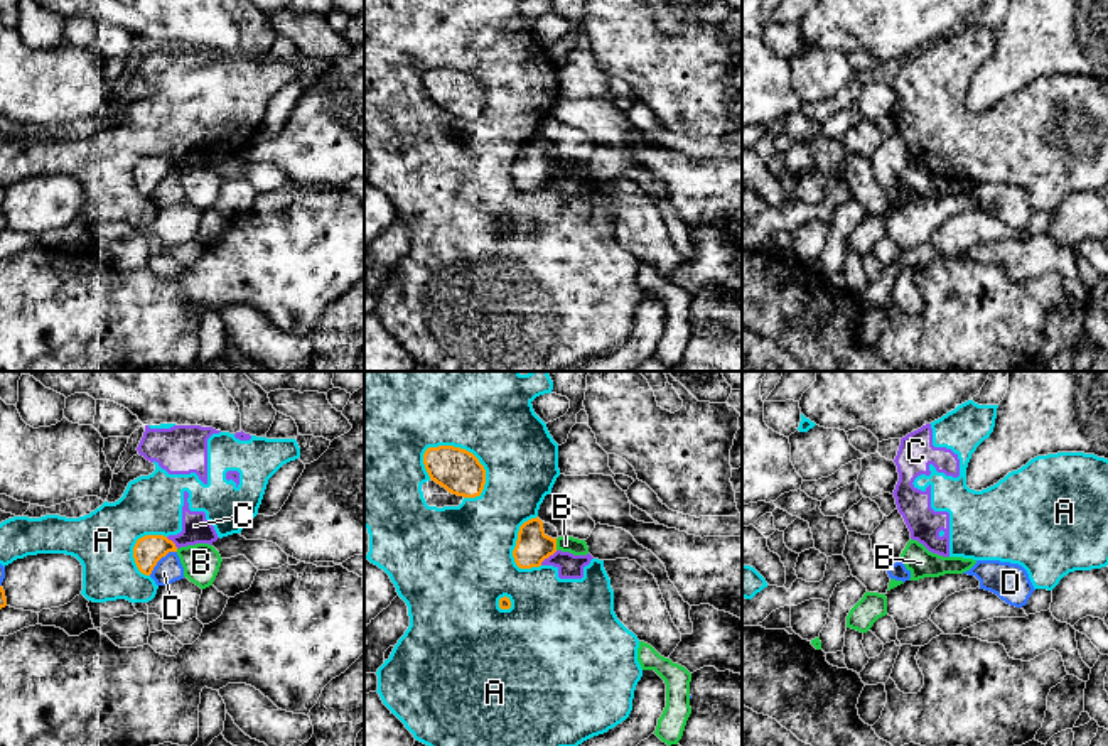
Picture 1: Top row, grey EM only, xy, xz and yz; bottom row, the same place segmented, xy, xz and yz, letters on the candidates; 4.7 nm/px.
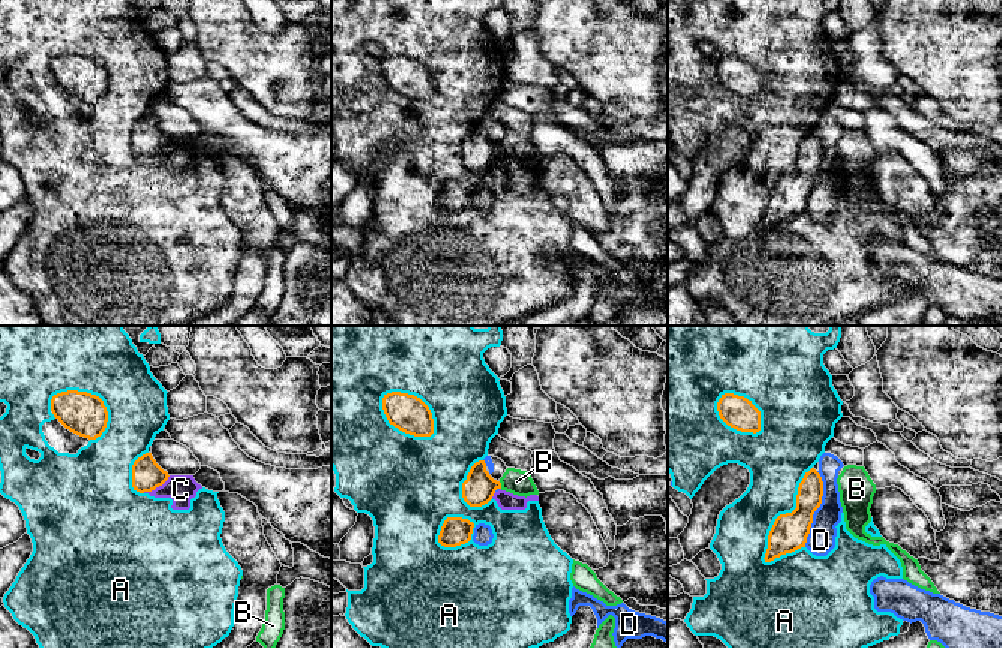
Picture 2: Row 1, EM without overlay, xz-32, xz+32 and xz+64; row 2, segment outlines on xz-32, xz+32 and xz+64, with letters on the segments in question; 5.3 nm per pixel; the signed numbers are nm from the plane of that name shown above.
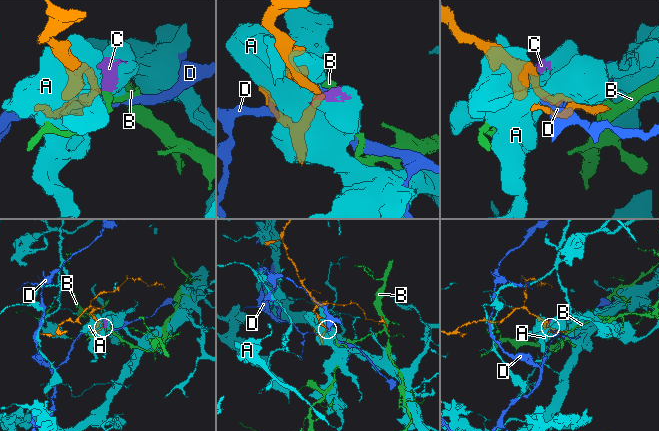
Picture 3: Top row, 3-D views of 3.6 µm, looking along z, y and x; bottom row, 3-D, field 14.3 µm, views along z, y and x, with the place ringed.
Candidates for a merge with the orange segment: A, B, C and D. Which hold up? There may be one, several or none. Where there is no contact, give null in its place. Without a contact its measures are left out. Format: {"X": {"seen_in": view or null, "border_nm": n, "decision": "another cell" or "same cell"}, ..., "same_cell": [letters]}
{"A": {"seen_in": "xz", "border_nm": 360, "decision": "another cell"}, "B": {"seen_in": "xz", "border_nm": 60, "decision": "another cell"}, "C": {"seen_in": "xz", "border_nm": 110, "decision": "another cell"}, "D": {"seen_in": "xy", "border_nm": 180, "decision": "another cell"}, "same_cell": []}

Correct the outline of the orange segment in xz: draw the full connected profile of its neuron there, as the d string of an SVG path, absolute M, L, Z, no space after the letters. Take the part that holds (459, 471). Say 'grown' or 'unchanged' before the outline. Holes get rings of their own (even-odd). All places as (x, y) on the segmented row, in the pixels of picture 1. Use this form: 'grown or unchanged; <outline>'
unchanged; M454 446L428 447L423 454L423 464L430 479L452 495L476 498L484 489L486 469L465 449Z

